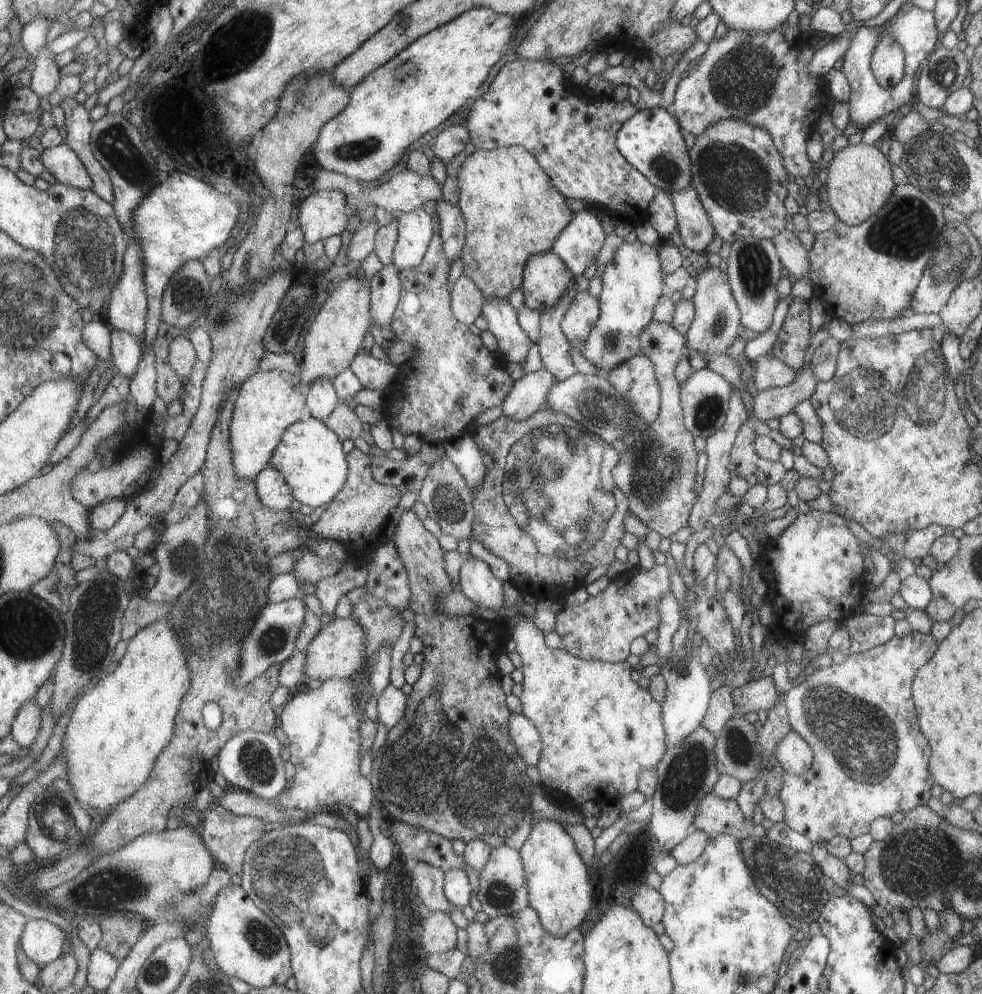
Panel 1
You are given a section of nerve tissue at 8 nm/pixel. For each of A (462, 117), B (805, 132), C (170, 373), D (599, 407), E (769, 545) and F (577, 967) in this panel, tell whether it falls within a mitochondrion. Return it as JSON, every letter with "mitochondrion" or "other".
{"A":"other","B":"other","C":"other","D":"mitochondrion","E":"other","F":"other"}

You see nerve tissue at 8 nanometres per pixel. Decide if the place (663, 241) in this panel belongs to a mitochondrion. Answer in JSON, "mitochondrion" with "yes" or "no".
{"mitochondrion":"no"}

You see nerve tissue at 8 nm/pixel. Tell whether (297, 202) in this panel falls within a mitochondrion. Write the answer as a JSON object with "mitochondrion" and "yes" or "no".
{"mitochondrion":"no"}

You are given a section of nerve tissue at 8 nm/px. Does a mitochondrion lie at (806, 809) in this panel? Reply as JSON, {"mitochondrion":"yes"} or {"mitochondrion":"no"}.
{"mitochondrion":"no"}

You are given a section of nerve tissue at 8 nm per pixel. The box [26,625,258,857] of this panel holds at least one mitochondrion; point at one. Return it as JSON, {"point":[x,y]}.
{"point":[51,818]}

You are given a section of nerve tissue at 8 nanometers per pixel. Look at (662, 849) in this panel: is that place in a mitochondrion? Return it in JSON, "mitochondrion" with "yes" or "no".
{"mitochondrion":"no"}

